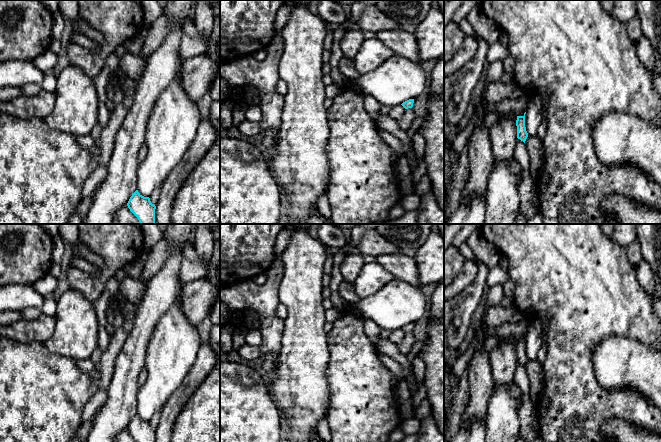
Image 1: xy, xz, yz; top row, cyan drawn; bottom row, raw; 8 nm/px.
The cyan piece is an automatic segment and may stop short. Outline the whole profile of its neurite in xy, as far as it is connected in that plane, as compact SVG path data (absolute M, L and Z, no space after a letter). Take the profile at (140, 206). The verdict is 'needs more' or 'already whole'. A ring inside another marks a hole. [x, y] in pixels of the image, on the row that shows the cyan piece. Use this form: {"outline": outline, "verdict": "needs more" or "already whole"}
{"outline": "M136 190L130 197L127 206L138 218L140 224L155 224L156 206L151 203L149 197L142 196Z", "verdict": "already whole"}

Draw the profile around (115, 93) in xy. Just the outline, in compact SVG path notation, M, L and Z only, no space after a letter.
M111 82L106 86L106 94L108 99L112 100L115 104L119 103L125 96L122 86L114 85Z

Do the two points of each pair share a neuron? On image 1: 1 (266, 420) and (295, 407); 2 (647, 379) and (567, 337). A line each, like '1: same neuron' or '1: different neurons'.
1: different neurons
2: different neurons

